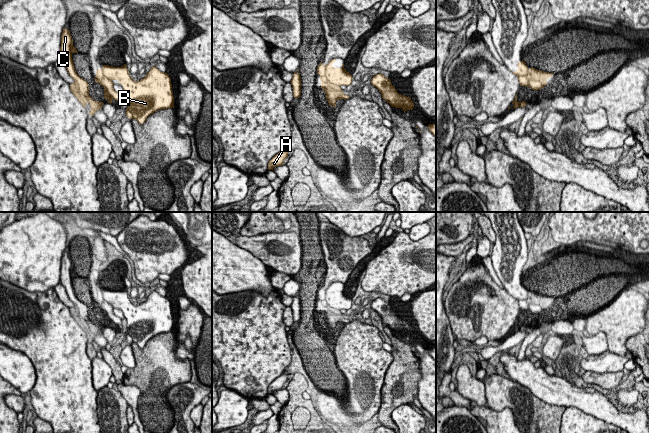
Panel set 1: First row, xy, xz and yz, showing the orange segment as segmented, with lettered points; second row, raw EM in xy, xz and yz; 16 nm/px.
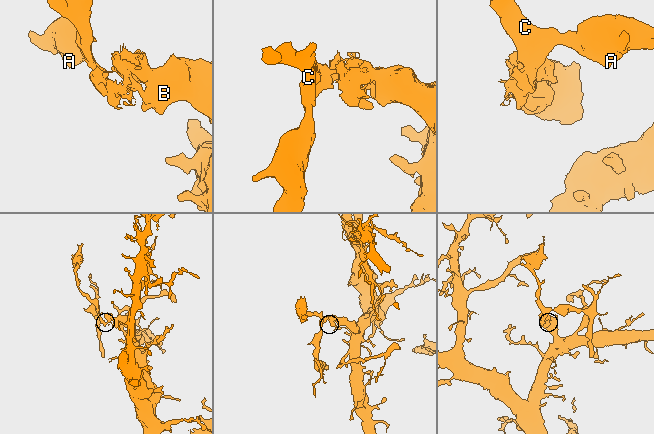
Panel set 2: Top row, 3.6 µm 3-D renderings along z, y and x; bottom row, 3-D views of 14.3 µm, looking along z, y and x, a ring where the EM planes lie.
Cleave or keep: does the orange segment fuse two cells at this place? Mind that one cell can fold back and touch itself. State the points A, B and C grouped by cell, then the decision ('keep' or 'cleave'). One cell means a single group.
A C / B; cleave

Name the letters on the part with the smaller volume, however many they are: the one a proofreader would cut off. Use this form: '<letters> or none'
A, C

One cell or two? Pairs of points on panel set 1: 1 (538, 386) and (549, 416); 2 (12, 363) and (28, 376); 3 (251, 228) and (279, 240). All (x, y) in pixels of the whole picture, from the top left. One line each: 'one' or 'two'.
1: two
2: one
3: two

